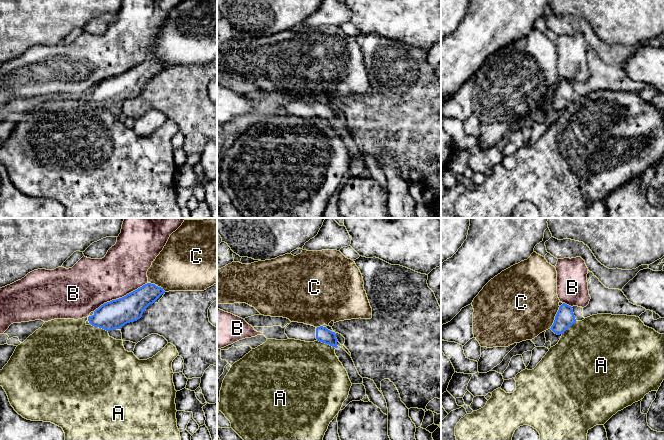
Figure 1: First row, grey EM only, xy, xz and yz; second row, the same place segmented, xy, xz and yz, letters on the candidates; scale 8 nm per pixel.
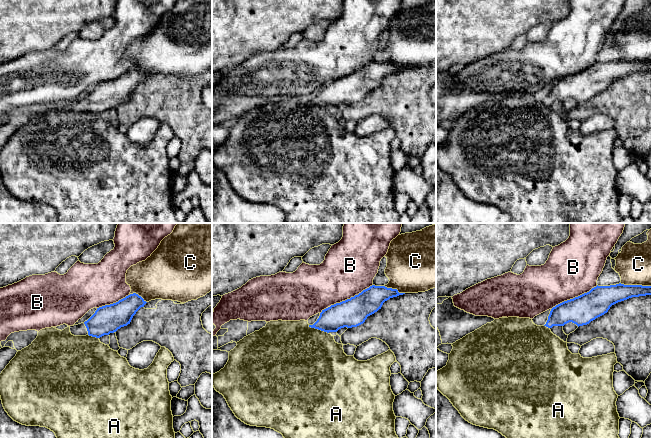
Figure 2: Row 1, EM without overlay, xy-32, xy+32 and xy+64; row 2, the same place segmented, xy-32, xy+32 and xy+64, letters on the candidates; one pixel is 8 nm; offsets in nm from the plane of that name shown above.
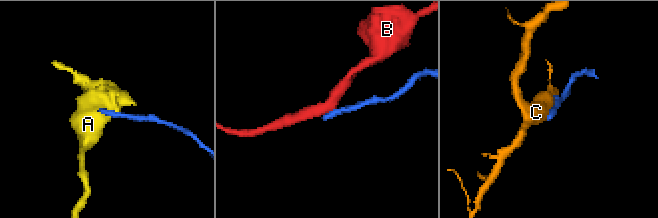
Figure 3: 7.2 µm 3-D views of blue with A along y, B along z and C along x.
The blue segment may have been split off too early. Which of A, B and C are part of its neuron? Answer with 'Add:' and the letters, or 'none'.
Add: none

